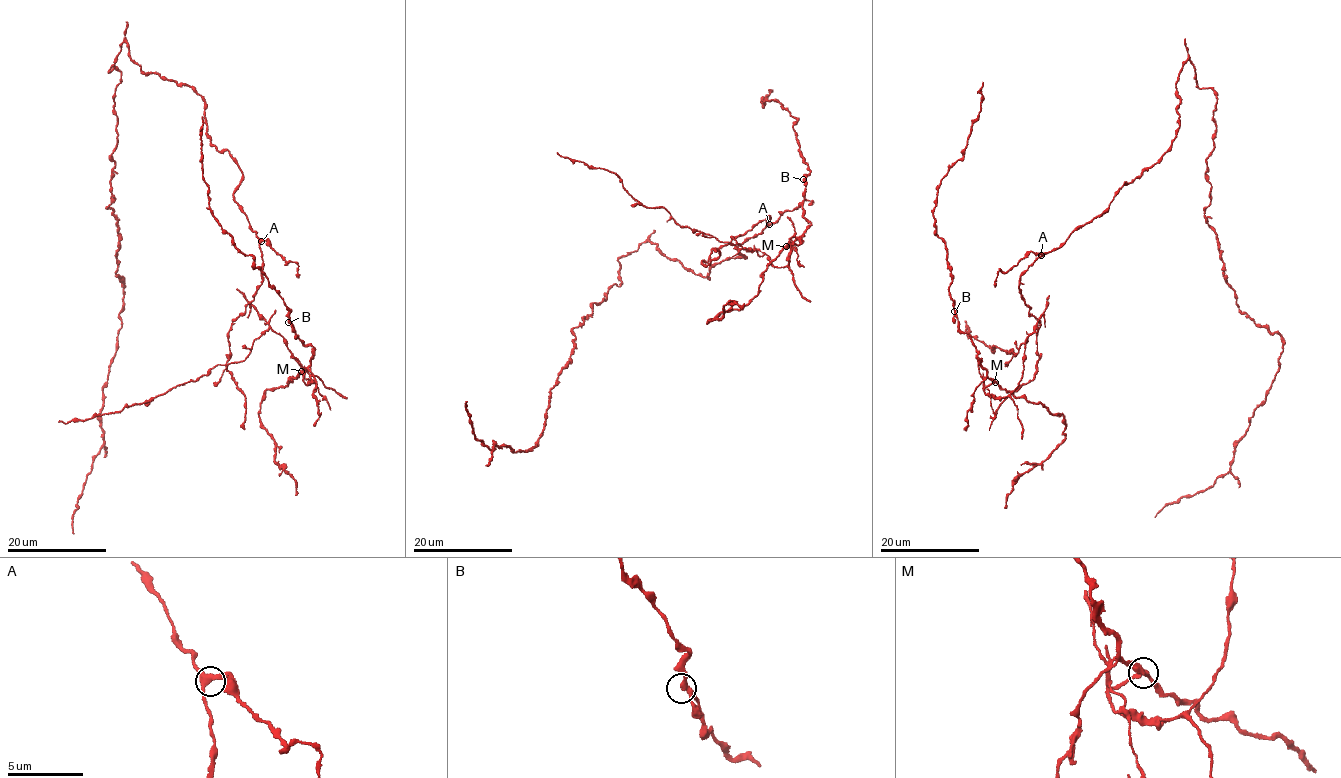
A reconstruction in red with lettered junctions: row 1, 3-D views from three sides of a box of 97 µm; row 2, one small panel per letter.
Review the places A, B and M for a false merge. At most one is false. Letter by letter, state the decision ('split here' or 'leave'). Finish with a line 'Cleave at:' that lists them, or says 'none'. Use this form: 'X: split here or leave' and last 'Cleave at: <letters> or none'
A: leave
B: leave
M: split here
Cleave at: M

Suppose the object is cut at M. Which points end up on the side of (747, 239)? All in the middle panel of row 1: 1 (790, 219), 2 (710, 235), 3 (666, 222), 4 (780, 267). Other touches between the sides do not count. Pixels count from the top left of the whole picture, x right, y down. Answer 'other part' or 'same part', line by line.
1: other part
2: other part
3: other part
4: other part

